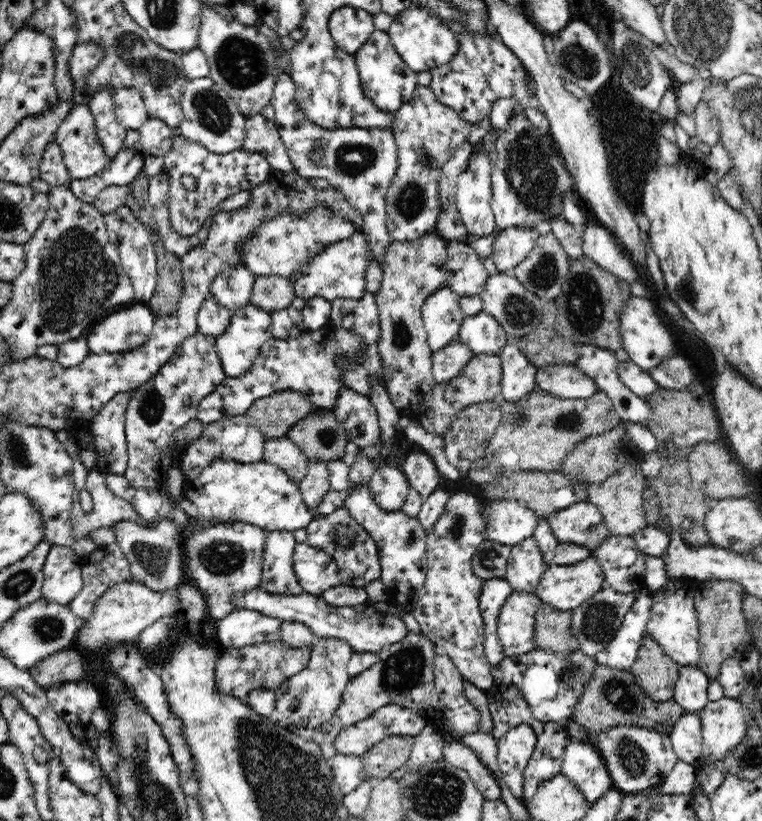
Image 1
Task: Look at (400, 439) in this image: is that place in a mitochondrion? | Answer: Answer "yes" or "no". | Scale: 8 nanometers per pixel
no

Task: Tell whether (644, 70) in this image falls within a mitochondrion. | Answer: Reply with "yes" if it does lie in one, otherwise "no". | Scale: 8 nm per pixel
yes

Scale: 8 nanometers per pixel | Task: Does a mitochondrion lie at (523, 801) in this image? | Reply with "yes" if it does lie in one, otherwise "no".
no

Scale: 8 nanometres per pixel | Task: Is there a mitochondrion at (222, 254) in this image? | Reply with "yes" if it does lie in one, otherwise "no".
yes

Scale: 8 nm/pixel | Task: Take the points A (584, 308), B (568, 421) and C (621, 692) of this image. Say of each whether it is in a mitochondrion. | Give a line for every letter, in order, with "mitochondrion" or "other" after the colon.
A: mitochondrion
B: mitochondrion
C: mitochondrion

